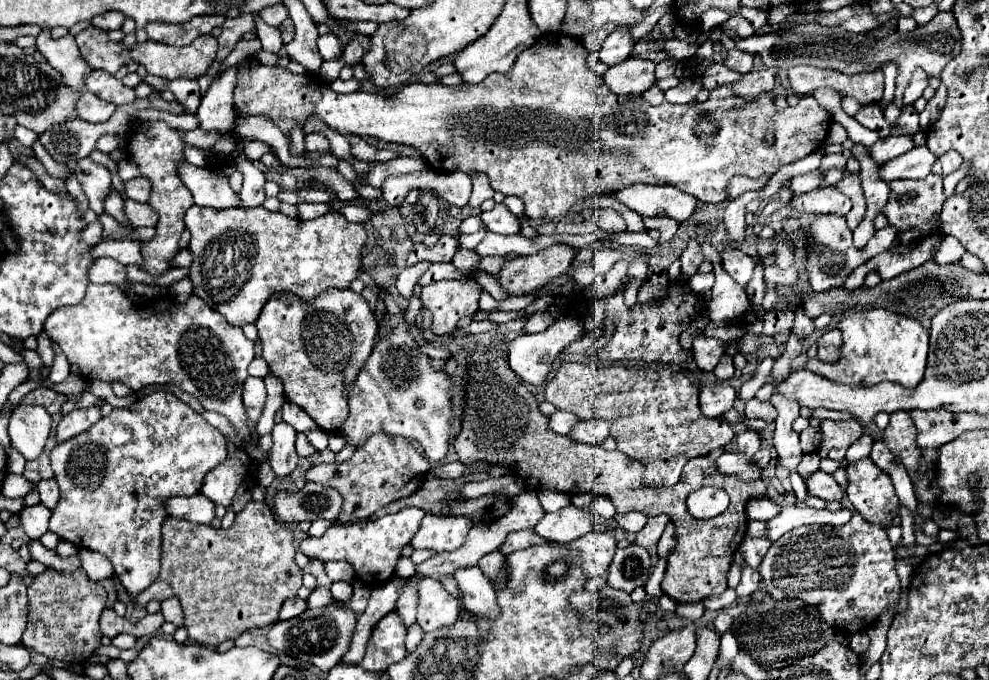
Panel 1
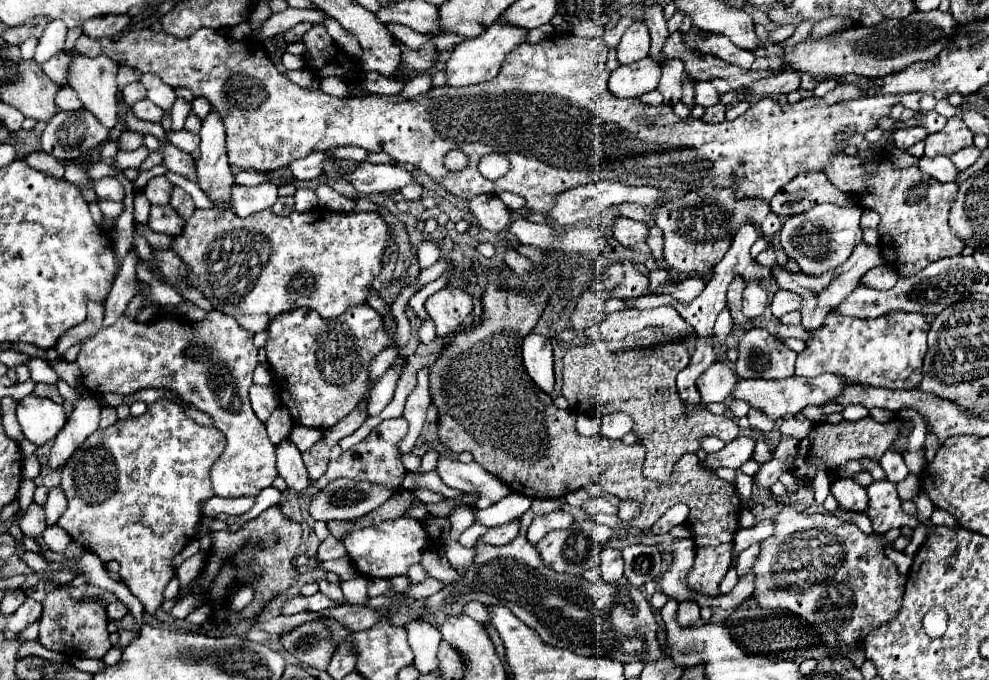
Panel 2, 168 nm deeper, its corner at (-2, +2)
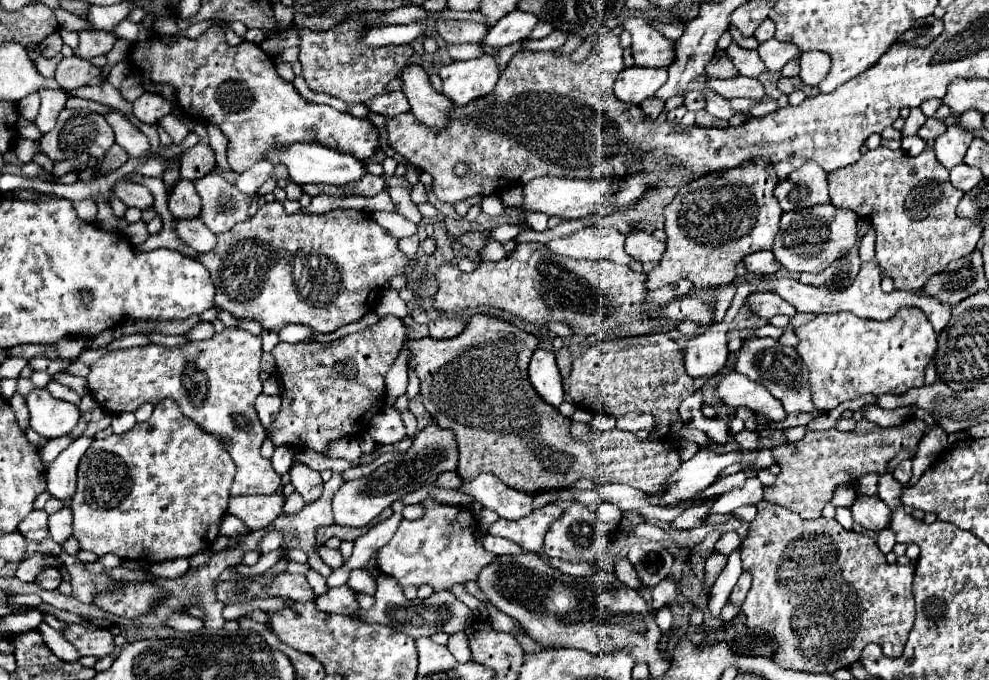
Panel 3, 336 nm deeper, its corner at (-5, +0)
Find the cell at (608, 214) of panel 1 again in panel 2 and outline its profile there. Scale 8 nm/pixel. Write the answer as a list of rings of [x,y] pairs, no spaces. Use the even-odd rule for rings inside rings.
[[[620,217],[612,225],[612,235],[614,235],[614,239],[620,241],[620,245],[634,247],[648,239],[648,225],[642,221],[628,219],[628,217]]]

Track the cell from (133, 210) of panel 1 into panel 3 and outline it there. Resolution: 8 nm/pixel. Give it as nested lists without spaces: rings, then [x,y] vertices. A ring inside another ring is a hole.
[[[195,217],[195,219],[173,219],[173,227],[177,237],[197,249],[197,251],[211,251],[215,247],[215,233],[209,231],[209,227],[205,227],[205,223]]]

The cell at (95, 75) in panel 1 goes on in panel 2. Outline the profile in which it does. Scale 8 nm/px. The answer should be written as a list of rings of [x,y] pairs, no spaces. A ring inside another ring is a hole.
[[[144,99],[144,101],[138,101],[136,105],[132,105],[134,113],[138,119],[142,121],[150,121],[150,123],[162,123],[164,119],[164,111],[160,107],[156,107],[152,101]]]

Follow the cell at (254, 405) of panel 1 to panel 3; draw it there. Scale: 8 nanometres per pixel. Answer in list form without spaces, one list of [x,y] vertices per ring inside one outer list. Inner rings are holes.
[[[261,393],[257,397],[255,409],[257,409],[259,419],[261,419],[265,429],[269,429],[269,425],[275,421],[275,417],[279,413],[279,407],[281,407],[281,397],[279,395],[265,395],[265,393]]]

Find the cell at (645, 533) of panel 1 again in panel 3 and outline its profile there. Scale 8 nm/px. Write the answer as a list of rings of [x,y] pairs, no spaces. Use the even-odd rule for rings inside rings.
[[[705,503],[701,507],[689,507],[675,521],[671,521],[671,527],[673,529],[693,529],[693,527],[699,527],[705,521],[709,509],[711,509],[711,503]]]

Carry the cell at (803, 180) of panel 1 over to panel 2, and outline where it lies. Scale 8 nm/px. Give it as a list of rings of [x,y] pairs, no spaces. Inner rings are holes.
[[[874,153],[866,159],[836,155],[832,165],[824,169],[826,177],[840,191],[854,197],[864,209],[874,209],[880,215],[880,251],[882,259],[894,265],[900,277],[916,275],[932,261],[960,255],[966,243],[950,231],[948,213],[956,197],[958,185],[940,183],[934,177],[920,171],[914,163],[910,167],[898,169],[888,157]]]

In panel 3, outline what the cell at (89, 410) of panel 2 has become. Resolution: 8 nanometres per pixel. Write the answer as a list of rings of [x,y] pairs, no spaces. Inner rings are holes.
[[[81,435],[77,437],[65,451],[61,451],[61,455],[47,467],[45,471],[45,481],[47,481],[47,491],[57,497],[57,499],[69,499],[75,493],[75,473],[77,473],[77,465],[79,459],[83,457],[83,453],[87,451],[87,447],[93,443],[95,437],[87,437]]]

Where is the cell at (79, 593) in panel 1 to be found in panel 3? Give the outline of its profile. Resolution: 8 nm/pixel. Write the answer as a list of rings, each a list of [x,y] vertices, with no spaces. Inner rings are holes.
[[[71,623],[63,631],[63,637],[79,651],[79,655],[93,655],[93,657],[105,657],[111,655],[115,645],[113,645],[113,635],[105,627],[97,625],[77,625]]]

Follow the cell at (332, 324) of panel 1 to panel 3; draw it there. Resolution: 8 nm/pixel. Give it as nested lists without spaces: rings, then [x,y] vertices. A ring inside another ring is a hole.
[[[383,317],[379,323],[347,335],[343,339],[335,339],[329,343],[317,341],[299,341],[299,343],[277,343],[271,351],[277,363],[277,373],[283,383],[281,391],[281,411],[277,419],[271,423],[269,433],[273,435],[275,445],[297,445],[309,447],[317,453],[325,449],[325,445],[339,437],[357,437],[367,431],[371,417],[383,407],[385,397],[385,375],[397,359],[401,347],[405,343],[405,325],[397,317]]]

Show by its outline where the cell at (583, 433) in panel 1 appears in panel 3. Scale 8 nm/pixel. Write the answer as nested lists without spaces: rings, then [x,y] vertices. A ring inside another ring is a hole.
[[[627,413],[617,419],[617,427],[623,431],[631,431],[631,433],[637,433],[639,429],[651,431],[653,425],[655,425],[655,419],[653,415],[647,415],[647,413]]]

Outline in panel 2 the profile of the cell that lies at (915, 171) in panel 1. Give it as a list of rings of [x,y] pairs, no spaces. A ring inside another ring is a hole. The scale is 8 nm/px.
[[[920,157],[918,165],[920,169],[924,169],[924,173],[936,177],[942,183],[954,183],[960,175],[960,171],[954,167],[954,163],[948,157],[934,157],[934,159]]]

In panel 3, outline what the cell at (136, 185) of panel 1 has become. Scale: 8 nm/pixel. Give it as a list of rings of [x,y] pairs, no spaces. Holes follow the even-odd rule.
[[[187,179],[175,181],[167,199],[169,199],[169,211],[173,217],[187,219],[187,217],[199,217],[199,213],[201,213],[201,199],[199,199],[193,183]]]

